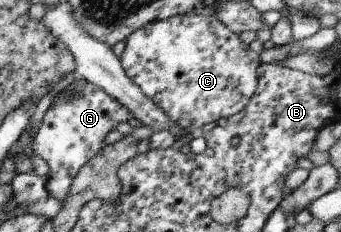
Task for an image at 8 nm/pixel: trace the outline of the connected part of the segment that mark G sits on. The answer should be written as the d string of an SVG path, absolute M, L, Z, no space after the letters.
M72 81L63 95L67 95L67 99L53 98L30 143L33 155L41 157L49 168L49 181L45 182L46 193L60 202L67 197L69 185L79 167L106 145L103 143L105 135L119 123L131 119L131 113L127 113L119 101L88 81Z

